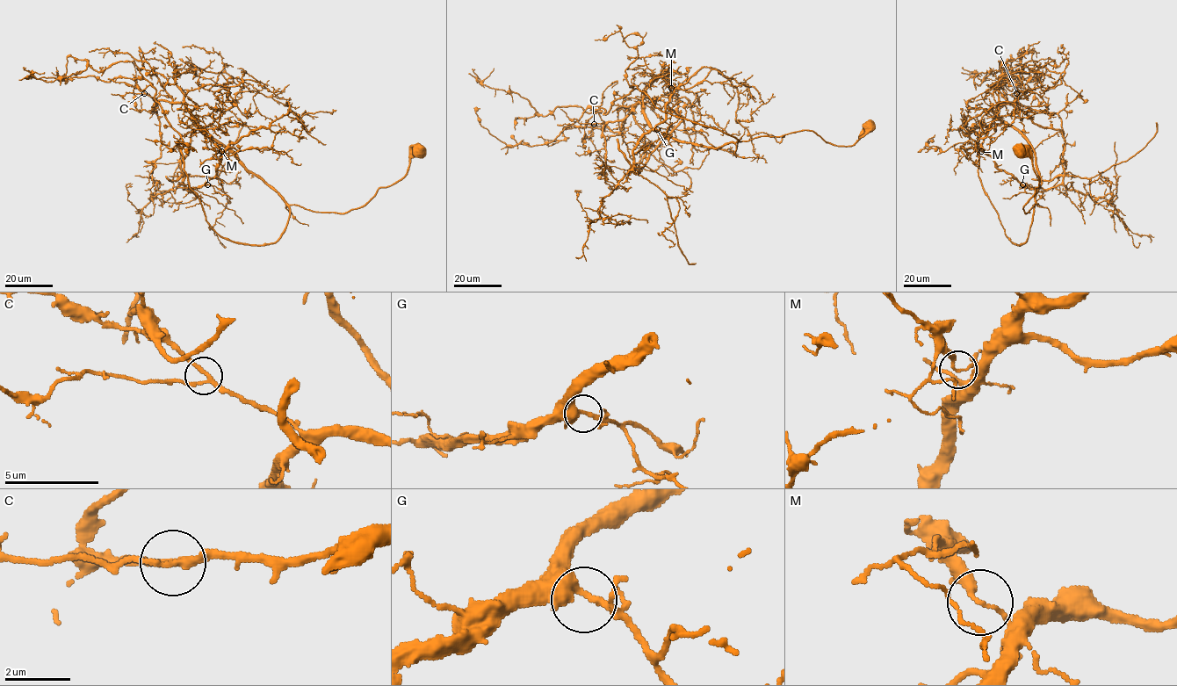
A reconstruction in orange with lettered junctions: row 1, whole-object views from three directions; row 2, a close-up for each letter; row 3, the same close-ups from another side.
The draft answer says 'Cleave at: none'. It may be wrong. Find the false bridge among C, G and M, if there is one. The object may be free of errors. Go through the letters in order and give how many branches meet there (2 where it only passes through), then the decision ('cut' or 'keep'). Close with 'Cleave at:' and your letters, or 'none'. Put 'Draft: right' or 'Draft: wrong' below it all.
C: 3 | keep
G: 2 | keep
M: 2 | cut
Cleave at: M
Draft: wrong

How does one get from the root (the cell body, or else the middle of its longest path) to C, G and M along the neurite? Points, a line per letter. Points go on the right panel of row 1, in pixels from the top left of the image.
C: (1019, 149), (1038, 179), (1023, 205), (1027, 213), (1040, 184), (1036, 155), (996, 112), (1016, 93)
G: (1019, 149), (1038, 179), (1027, 213), (1040, 184), (1033, 148), (1005, 123), (969, 136), (1022, 184)
M: (1019, 149), (1038, 179), (1027, 213), (1040, 184), (1033, 148), (997, 123), (970, 134), (981, 151)

